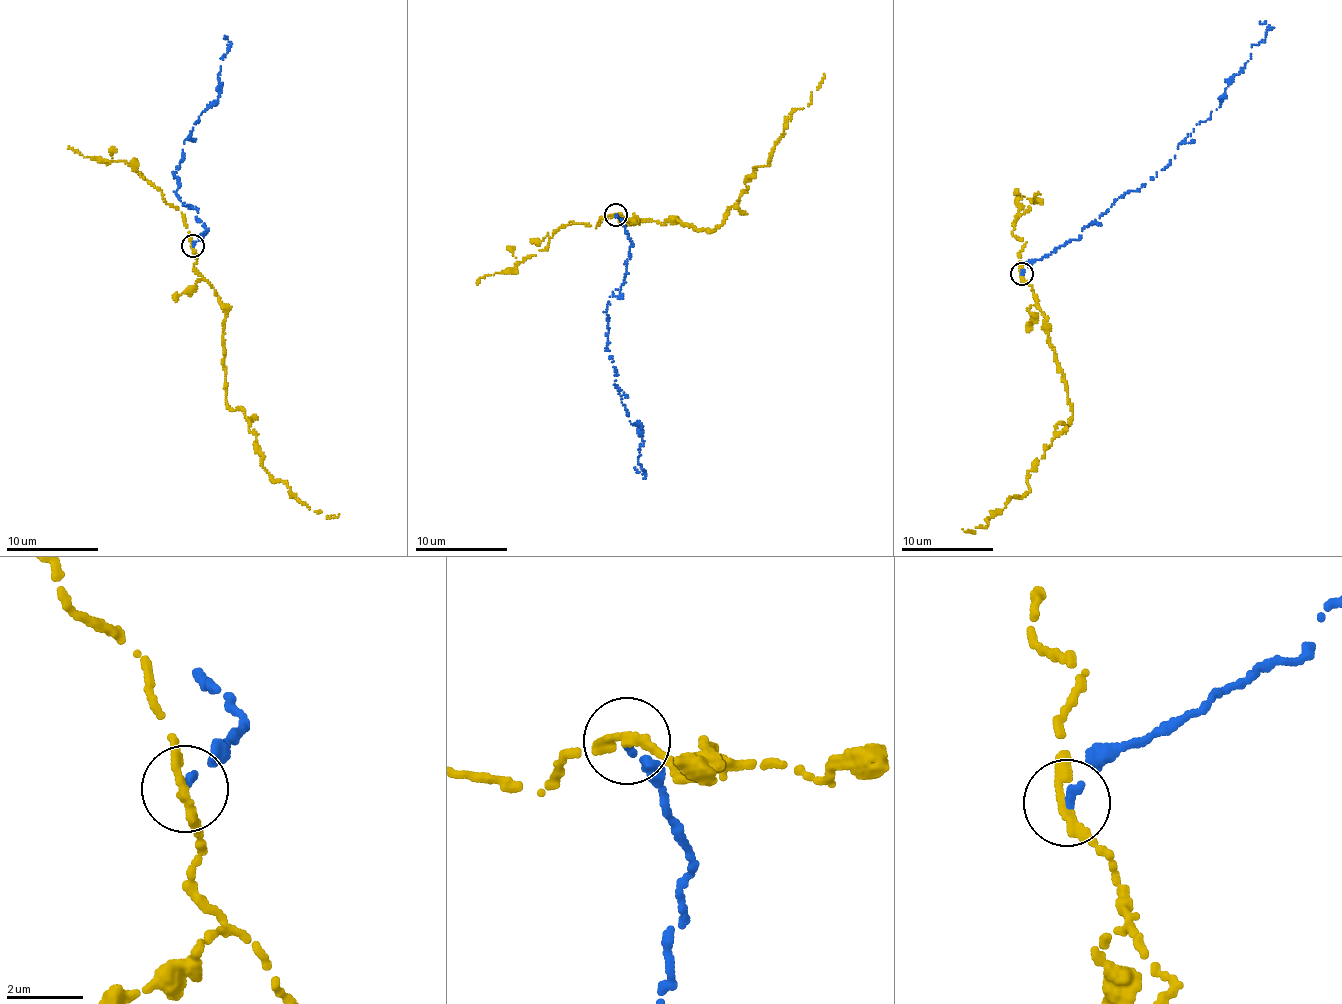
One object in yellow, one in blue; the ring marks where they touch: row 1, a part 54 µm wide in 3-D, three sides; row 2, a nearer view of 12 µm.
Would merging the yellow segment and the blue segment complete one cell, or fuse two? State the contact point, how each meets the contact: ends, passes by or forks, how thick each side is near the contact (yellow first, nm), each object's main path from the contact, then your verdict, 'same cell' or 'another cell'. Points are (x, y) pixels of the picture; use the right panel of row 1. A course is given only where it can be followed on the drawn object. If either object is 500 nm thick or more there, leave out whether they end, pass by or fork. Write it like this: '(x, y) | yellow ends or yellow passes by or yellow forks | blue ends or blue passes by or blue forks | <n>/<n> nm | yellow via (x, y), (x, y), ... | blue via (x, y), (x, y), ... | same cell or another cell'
(1021, 274) | yellow passes by | blue ends | 240/220 nm | yellow via (1021, 274), (1073, 419), (1055, 428), (1027, 473), (1028, 492), (988, 526), (962, 529) | blue via (1021, 274), (1077, 240), (1175, 158), (1178, 143), (1219, 107), (1228, 81), (1265, 37), (1268, 25), (1259, 21) | another cell

